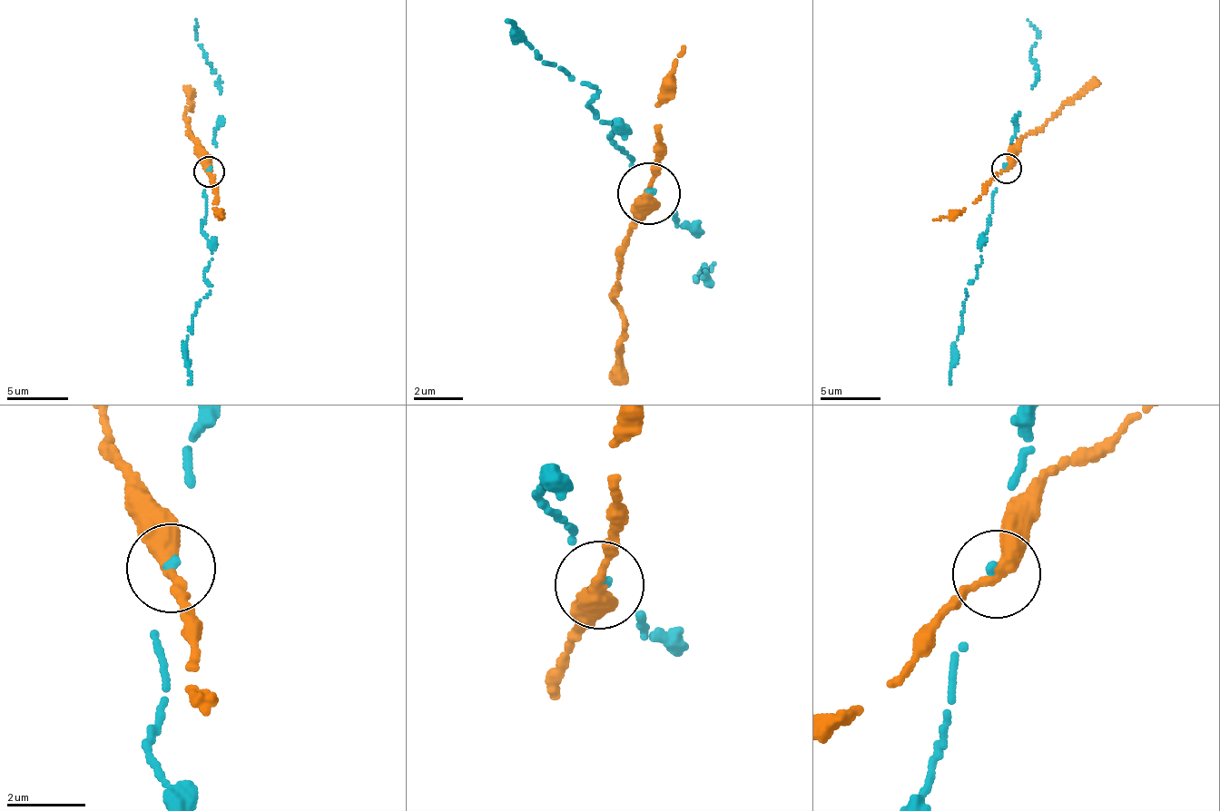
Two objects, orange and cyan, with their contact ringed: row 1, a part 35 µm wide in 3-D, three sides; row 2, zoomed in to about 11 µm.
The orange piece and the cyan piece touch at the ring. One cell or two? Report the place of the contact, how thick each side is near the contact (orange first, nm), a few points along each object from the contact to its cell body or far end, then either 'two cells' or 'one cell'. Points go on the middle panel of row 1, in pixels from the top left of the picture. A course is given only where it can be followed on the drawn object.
place (649, 193); calibres 320 and 140 nm; course orange (647, 195), (650, 200), (627, 243), (612, 298), (624, 330), (612, 385); course cyan (647, 189), (635, 158), (605, 137), (617, 126), (587, 108), (595, 85), (539, 59), (529, 45), (504, 22); two cells

